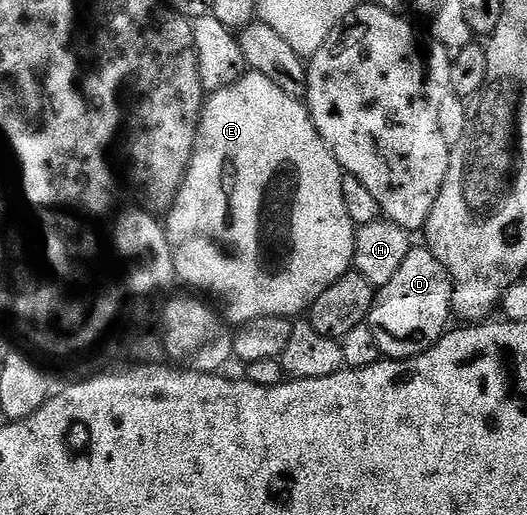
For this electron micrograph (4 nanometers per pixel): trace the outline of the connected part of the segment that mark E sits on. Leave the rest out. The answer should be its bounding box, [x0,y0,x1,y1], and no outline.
[163,71,355,327]

